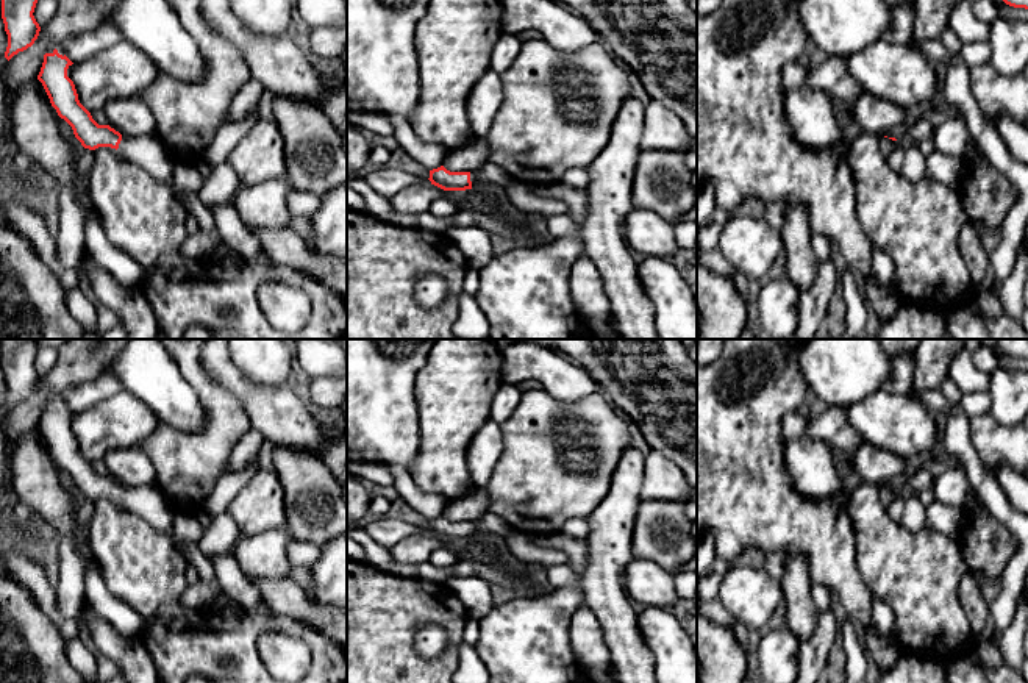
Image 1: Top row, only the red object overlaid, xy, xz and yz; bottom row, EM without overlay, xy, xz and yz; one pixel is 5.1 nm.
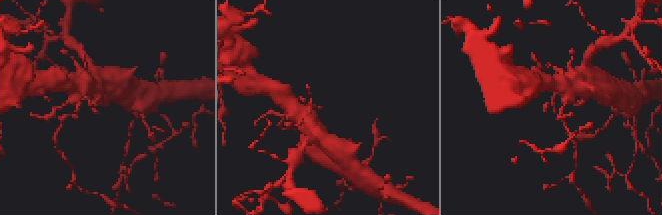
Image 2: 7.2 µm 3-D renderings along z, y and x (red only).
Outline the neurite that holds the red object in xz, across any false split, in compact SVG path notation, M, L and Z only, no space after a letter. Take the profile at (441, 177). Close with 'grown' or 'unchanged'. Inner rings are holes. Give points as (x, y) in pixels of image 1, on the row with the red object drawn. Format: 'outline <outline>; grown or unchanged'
outline M486 163L475 172L450 172L444 166L430 170L431 184L444 191L475 189L478 184L489 183L498 188L506 188L512 180L509 173L495 164Z; grown

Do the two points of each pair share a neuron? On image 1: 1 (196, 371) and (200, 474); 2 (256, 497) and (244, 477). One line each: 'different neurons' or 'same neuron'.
1: same neuron
2: different neurons

